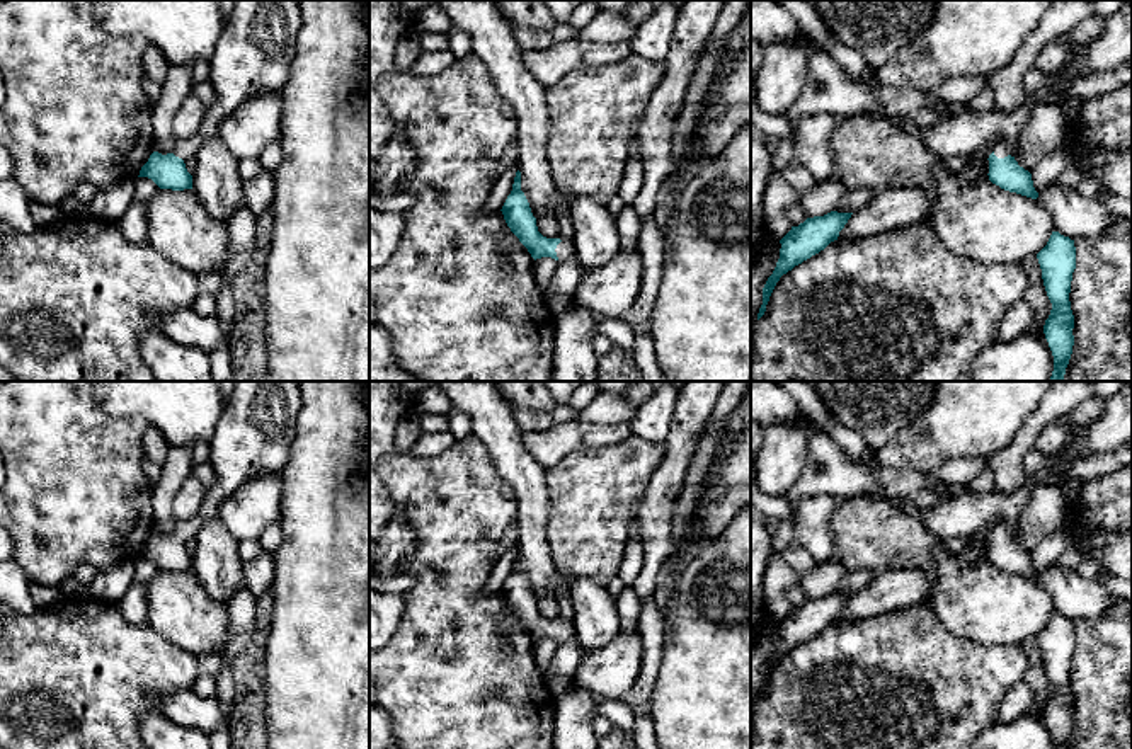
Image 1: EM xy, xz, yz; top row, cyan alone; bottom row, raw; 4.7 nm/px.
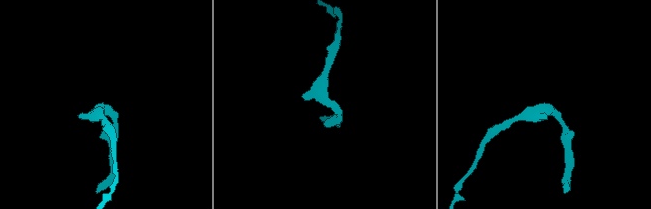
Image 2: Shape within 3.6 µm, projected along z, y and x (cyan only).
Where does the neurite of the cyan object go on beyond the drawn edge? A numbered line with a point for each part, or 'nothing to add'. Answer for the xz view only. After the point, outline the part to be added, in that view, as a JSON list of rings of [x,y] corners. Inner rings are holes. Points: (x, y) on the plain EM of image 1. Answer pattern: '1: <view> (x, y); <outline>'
1: xz (564, 632); [[[560,623],[555,630],[558,643],[567,642],[575,637],[574,626],[567,623]]]

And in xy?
1: xy (254, 433); [[[237,381],[209,441],[216,483],[196,516],[177,521],[174,536],[186,541],[218,517],[220,506],[262,472],[283,473],[301,409],[298,381]]]

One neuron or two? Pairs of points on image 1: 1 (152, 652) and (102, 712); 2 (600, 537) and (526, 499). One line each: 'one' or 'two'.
1: one
2: two

